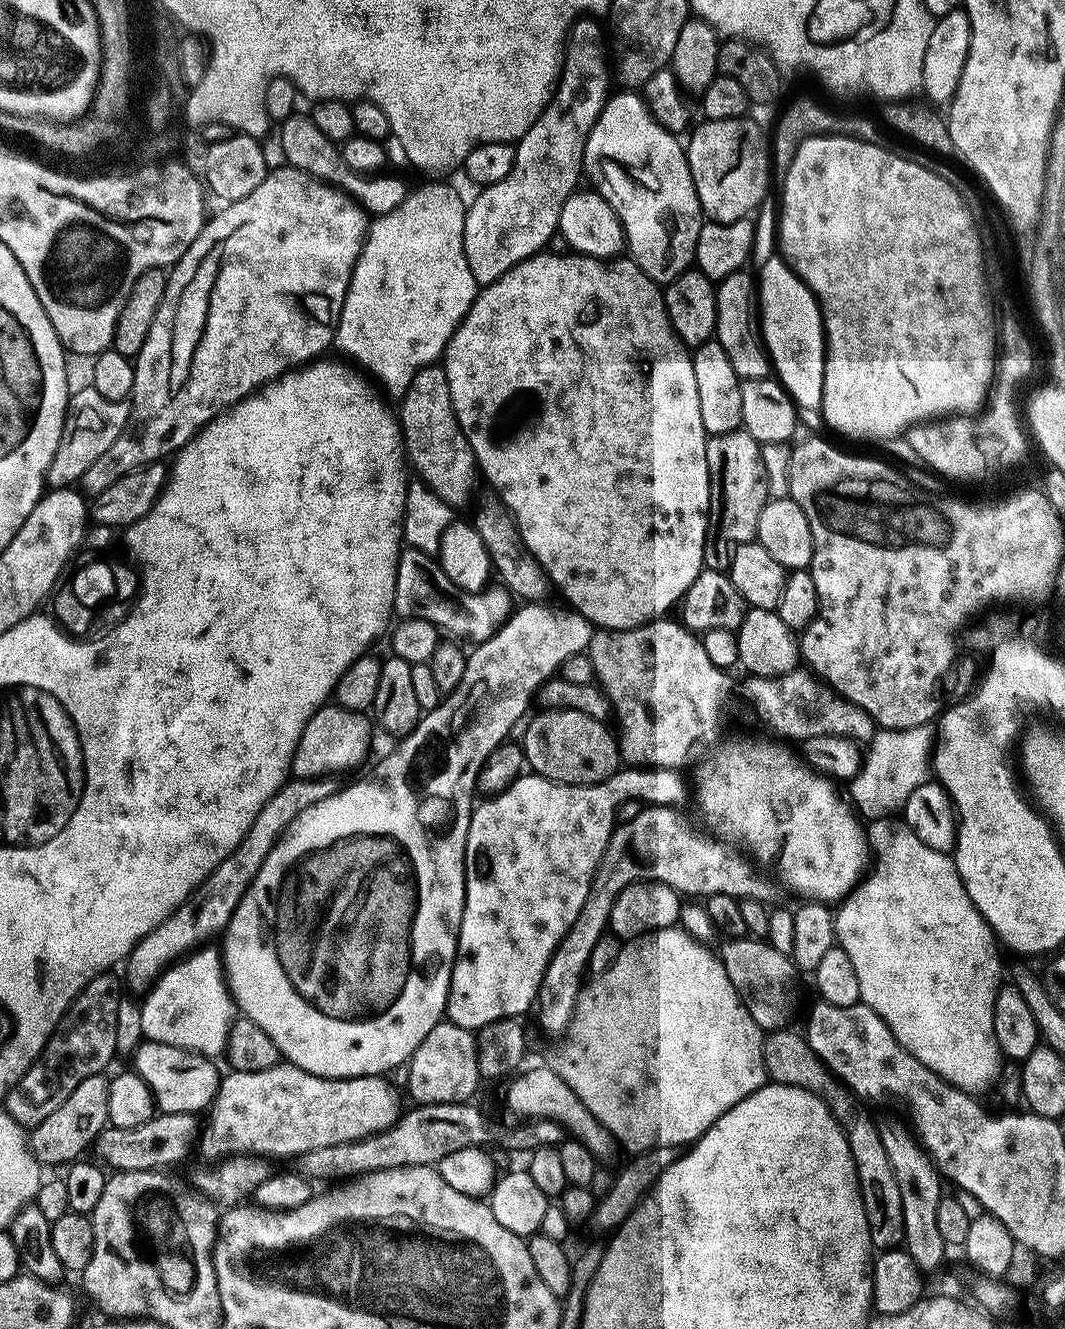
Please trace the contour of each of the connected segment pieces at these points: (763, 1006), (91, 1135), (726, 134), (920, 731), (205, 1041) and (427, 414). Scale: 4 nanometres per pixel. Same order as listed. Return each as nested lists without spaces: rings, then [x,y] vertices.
[[[749,936],[741,937],[726,941],[721,950],[718,950],[723,968],[743,1005],[750,1011],[751,1018],[761,1031],[779,1031],[789,1025],[787,1022],[794,1010],[795,965],[789,957],[774,950],[767,941]]]
[[[103,1075],[86,1078],[86,1082],[78,1082],[78,1087],[65,1095],[62,1106],[54,1110],[47,1118],[31,1129],[28,1146],[32,1149],[32,1157],[41,1166],[61,1164],[67,1166],[83,1157],[84,1152],[95,1145],[98,1134],[109,1127],[108,1111],[108,1080]]]
[[[726,118],[725,120],[709,120],[705,119],[704,124],[697,123],[695,127],[691,129],[690,135],[686,140],[686,151],[688,153],[688,165],[690,166],[690,174],[694,178],[694,186],[696,187],[696,193],[700,199],[700,207],[703,215],[707,217],[709,221],[717,224],[729,224],[735,220],[742,220],[751,217],[752,211],[759,206],[764,200],[764,195],[768,192],[768,170],[770,174],[770,144],[766,139],[764,141],[764,132],[758,125],[752,121],[752,118]]]
[[[927,724],[917,728],[877,731],[867,745],[860,773],[850,782],[853,800],[851,803],[855,811],[861,817],[868,816],[869,821],[882,820],[899,813],[910,794],[914,794],[914,790],[918,790],[918,786],[922,786],[929,779],[930,753],[933,748],[934,732]]]
[[[203,948],[177,959],[157,976],[140,1004],[142,1030],[147,1039],[159,1044],[178,1046],[188,1052],[198,1052],[202,1056],[216,1058],[216,1055],[219,1052],[221,1055],[228,1046],[229,1031],[234,1023],[234,1015],[232,1016],[234,996],[226,983],[226,971],[221,953],[217,949],[215,952],[212,948]]]
[[[443,367],[419,368],[403,391],[404,401],[398,411],[398,423],[407,463],[416,467],[415,475],[445,503],[451,506],[466,503],[472,482],[476,476],[478,478],[476,456],[456,420],[450,386]]]

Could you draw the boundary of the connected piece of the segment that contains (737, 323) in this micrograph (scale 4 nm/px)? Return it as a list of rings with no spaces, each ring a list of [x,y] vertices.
[[[741,270],[719,281],[714,288],[714,303],[716,306],[714,339],[720,343],[722,350],[726,350],[726,358],[730,358],[730,366],[734,366],[741,381],[765,379],[770,372],[770,361],[763,343],[754,331],[753,273],[751,276],[748,270]]]

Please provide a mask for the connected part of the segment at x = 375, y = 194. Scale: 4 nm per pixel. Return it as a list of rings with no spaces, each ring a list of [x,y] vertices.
[[[294,114],[286,118],[280,125],[280,148],[291,167],[299,172],[305,172],[315,180],[323,180],[334,188],[347,194],[355,200],[365,213],[373,217],[384,216],[390,210],[394,210],[404,201],[405,196],[410,192],[409,186],[403,184],[396,176],[384,176],[385,174],[361,174],[350,170],[342,158],[337,141],[326,138],[318,126],[314,126],[311,115]]]

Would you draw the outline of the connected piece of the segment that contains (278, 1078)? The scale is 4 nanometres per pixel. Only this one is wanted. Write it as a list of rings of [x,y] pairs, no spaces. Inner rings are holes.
[[[281,1062],[275,1068],[261,1072],[232,1070],[229,1073],[229,1076],[225,1075],[221,1079],[220,1089],[216,1091],[207,1113],[208,1125],[205,1128],[203,1125],[198,1136],[198,1152],[200,1148],[200,1156],[204,1160],[220,1162],[237,1154],[251,1154],[256,1158],[295,1158],[306,1150],[318,1150],[318,1146],[334,1146],[351,1140],[363,1140],[365,1136],[384,1131],[398,1119],[396,1096],[388,1089],[387,1079],[378,1076],[351,1076],[348,1080],[327,1080],[324,1076],[315,1076],[287,1062]]]

